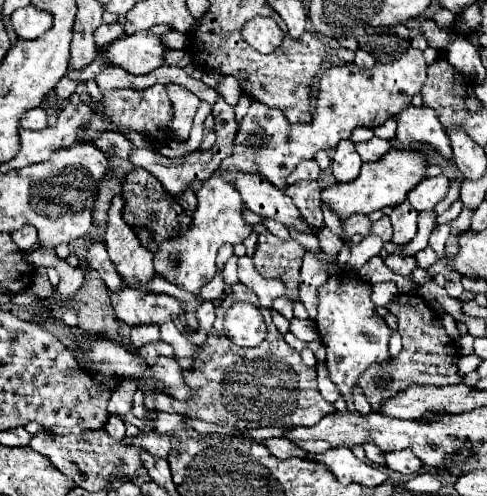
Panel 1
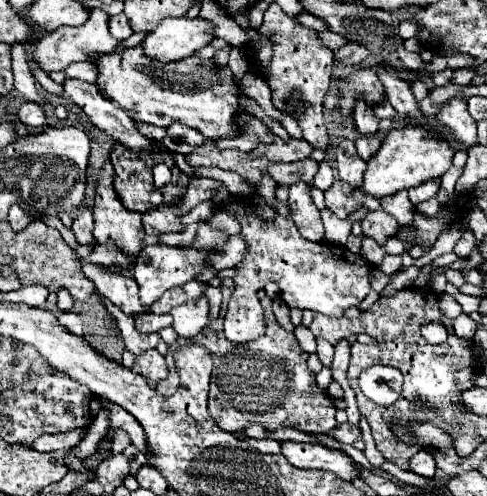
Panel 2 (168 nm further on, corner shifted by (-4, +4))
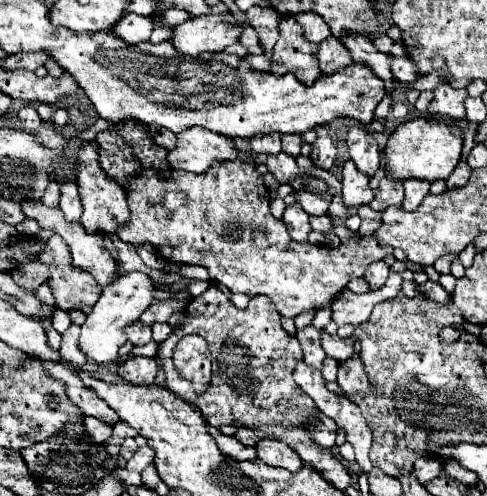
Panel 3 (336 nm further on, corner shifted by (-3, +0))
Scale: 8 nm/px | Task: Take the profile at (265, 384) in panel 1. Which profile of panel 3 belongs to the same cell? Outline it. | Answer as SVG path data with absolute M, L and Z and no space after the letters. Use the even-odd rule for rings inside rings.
M209 286L199 298L193 298L185 308L187 320L175 328L159 344L159 358L165 370L165 384L169 392L177 394L177 370L171 354L177 342L187 334L199 334L213 350L213 380L209 388L195 396L195 404L201 408L205 420L219 428L241 420L245 424L271 424L283 428L305 426L313 440L325 448L335 444L337 424L317 412L315 402L293 382L293 368L303 358L301 346L295 336L287 334L281 326L281 314L267 296L253 296L245 310L239 310L221 290Z

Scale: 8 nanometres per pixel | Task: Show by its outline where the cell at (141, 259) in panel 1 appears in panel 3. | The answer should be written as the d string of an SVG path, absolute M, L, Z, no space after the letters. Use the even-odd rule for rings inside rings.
M93 140L85 142L79 148L79 154L77 154L77 186L79 186L79 198L83 204L81 222L89 234L93 234L93 232L115 232L117 226L121 226L123 222L129 220L125 190L113 178L109 178L103 172L103 168L99 166L97 144Z

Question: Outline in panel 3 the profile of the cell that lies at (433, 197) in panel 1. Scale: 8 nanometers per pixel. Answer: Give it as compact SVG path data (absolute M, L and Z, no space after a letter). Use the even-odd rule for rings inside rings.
M411 178L409 182L403 182L403 186L405 186L405 198L403 198L401 206L405 210L417 210L417 206L425 198L425 194L429 194L429 182Z

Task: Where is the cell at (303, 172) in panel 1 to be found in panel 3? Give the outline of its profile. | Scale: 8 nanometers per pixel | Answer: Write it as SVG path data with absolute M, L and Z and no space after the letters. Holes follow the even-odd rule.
M281 152L281 154L277 154L277 156L267 156L265 164L267 164L269 172L271 172L271 174L277 178L277 182L281 182L281 184L285 184L287 180L291 180L291 178L295 178L295 176L299 174L299 168L297 168L297 164L295 164L295 158L289 156L289 154L285 154L285 152Z

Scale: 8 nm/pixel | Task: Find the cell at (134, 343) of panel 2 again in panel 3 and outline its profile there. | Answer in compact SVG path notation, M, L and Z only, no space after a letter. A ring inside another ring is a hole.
M141 320L133 322L133 326L127 326L125 334L127 334L127 340L133 342L133 346L143 346L143 344L151 342L151 328L141 324Z

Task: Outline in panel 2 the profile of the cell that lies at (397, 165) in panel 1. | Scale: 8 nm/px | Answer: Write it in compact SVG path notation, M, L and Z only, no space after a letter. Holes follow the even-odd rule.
M406 126L400 130L390 130L390 134L382 142L382 148L376 152L376 156L368 160L362 192L382 200L390 194L396 194L398 190L420 186L430 178L442 176L452 166L452 156L454 156L454 150L450 148L450 144L442 136L426 128Z

